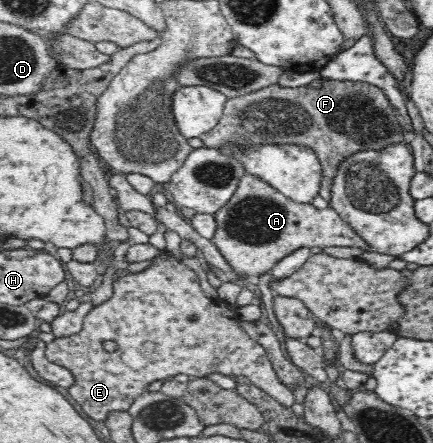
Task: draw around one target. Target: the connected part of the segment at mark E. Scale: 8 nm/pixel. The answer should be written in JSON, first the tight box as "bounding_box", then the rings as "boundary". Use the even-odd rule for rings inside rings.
{"bounding_box":[45,256,294,421],"boundary":[[[157,256],[149,268],[115,278],[113,296],[93,307],[80,332],[48,343],[45,355],[72,372],[74,384],[67,390],[94,420],[103,421],[113,411],[127,411],[134,399],[147,391],[148,384],[176,374],[242,374],[282,406],[291,408],[294,394],[278,381],[265,348],[248,337],[238,320],[236,308],[206,296],[197,273],[188,265]],[[105,340],[113,340],[118,348],[108,353],[102,347]]]}

